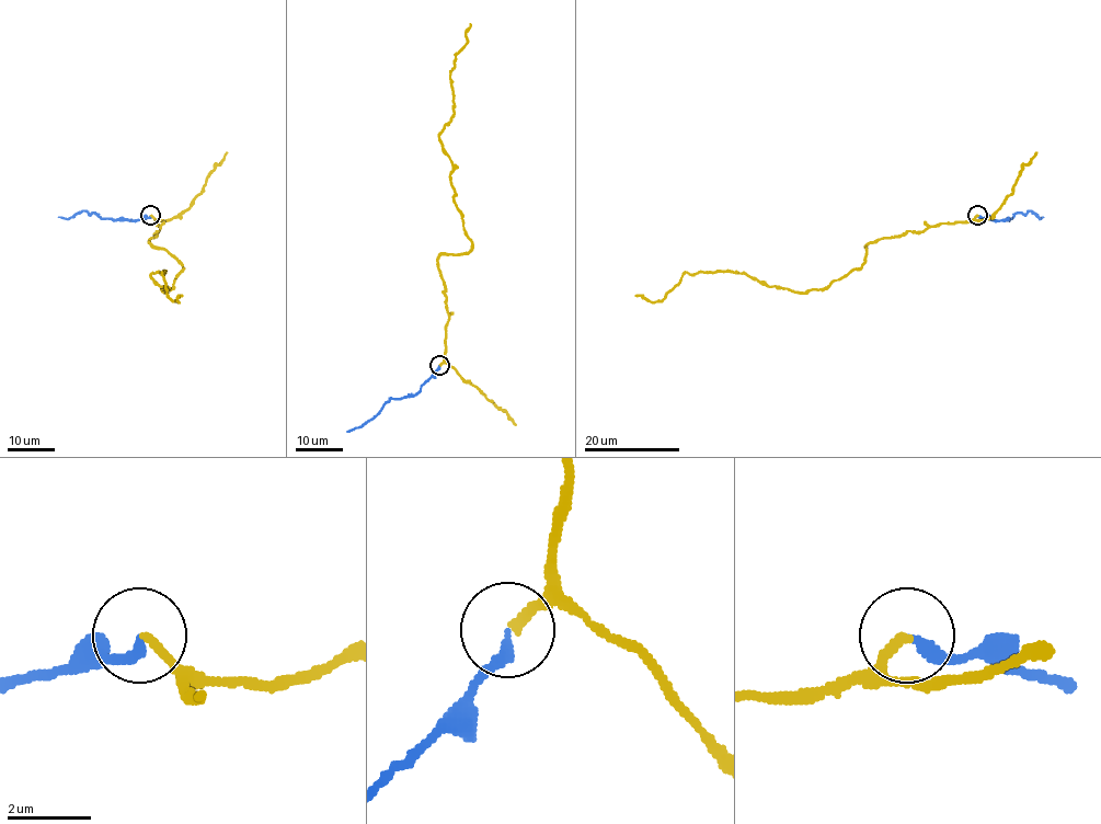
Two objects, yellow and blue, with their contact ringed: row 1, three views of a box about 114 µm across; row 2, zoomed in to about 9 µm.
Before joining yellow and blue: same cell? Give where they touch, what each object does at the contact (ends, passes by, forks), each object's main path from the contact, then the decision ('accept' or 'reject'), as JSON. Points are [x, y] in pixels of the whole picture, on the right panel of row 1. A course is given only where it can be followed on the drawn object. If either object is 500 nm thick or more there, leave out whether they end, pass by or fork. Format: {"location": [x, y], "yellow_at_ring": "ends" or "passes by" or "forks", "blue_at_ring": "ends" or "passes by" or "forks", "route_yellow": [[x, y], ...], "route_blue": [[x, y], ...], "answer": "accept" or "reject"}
{"location": [977, 215], "yellow_at_ring": "ends", "blue_at_ring": "ends", "route_yellow": [[977, 215], [871, 242], [860, 269], [821, 289], [798, 293], [742, 273], [686, 272], [661, 300], [635, 294]], "route_blue": [[977, 215], [1004, 220], [1017, 213], [1030, 212], [1043, 217]], "answer": "accept"}

